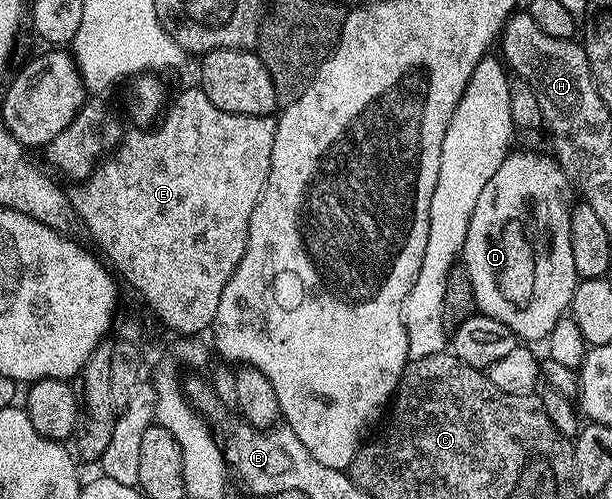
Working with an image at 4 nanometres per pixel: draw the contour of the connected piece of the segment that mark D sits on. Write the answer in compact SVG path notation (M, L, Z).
M517 151L508 154L507 159L501 161L501 169L497 169L497 173L493 173L493 177L489 177L489 181L485 181L485 189L481 189L481 197L477 197L477 206L474 207L473 217L469 221L469 233L465 237L461 263L467 268L469 281L473 281L475 305L482 314L501 321L501 325L505 325L520 340L541 339L543 341L548 338L560 319L564 318L565 312L570 308L571 299L575 295L577 276L573 265L573 245L571 244L573 211L571 207L567 208L567 183L563 180L564 172L561 170L560 160L555 157L550 159L547 155L538 155L535 151Z

